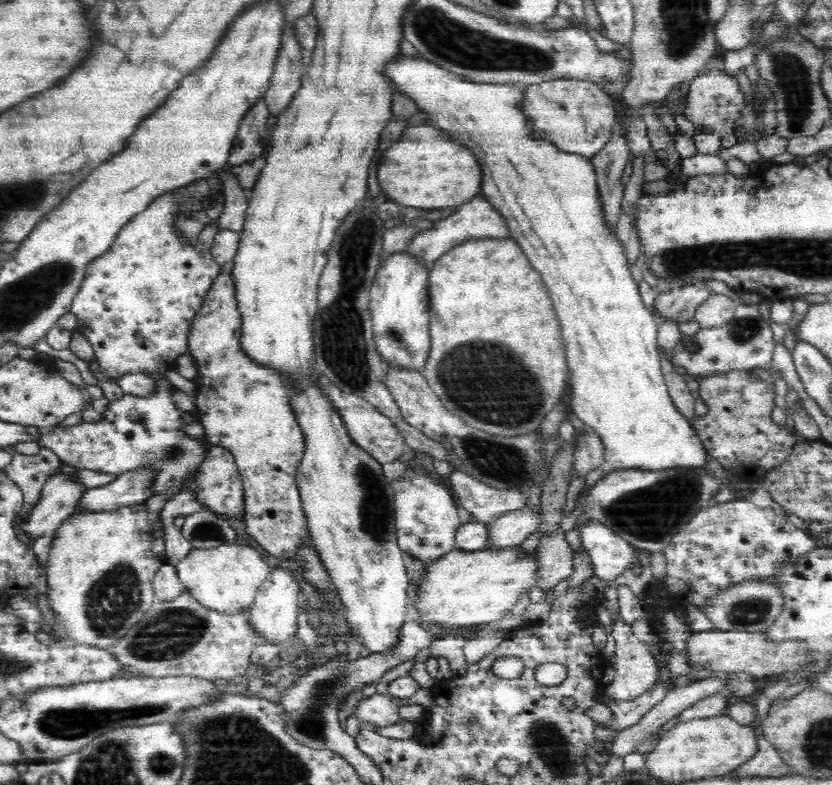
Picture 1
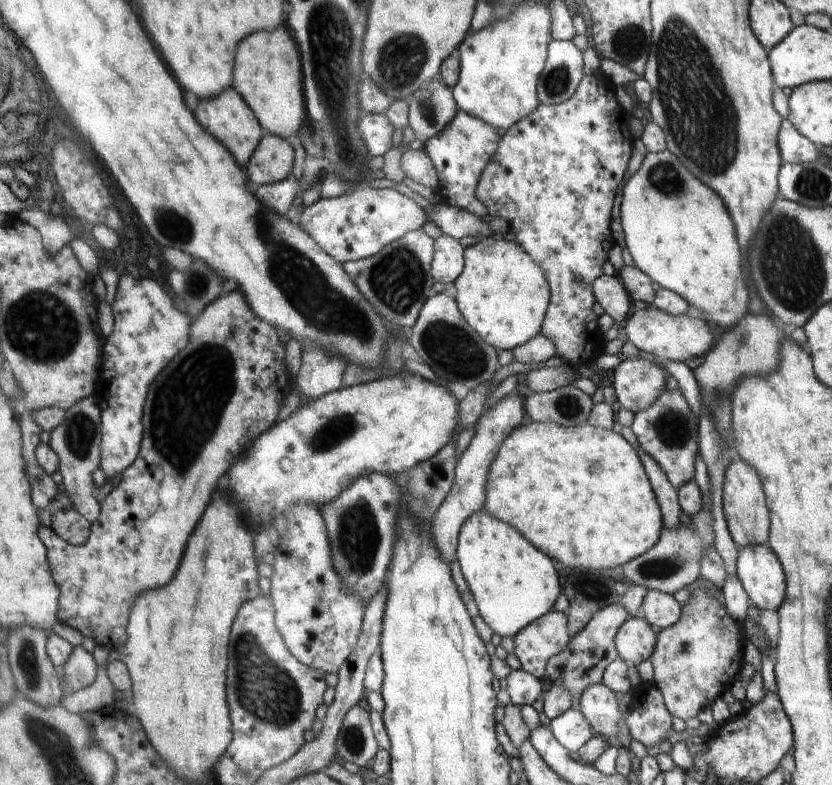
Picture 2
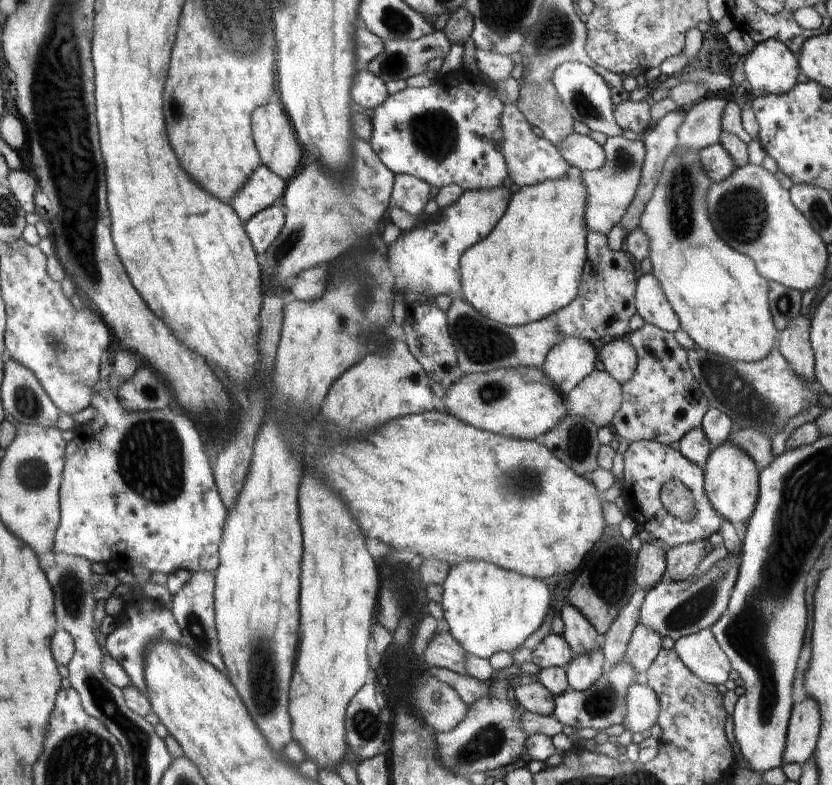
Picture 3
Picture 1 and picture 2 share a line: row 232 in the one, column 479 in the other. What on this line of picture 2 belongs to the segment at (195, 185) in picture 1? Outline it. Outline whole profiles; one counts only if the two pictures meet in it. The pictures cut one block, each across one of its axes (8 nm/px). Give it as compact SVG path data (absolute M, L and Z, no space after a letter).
M458 111L446 130L425 144L424 152L431 158L439 178L437 191L442 203L467 210L482 219L488 214L487 206L477 199L477 186L500 146L503 132L492 128L477 116Z

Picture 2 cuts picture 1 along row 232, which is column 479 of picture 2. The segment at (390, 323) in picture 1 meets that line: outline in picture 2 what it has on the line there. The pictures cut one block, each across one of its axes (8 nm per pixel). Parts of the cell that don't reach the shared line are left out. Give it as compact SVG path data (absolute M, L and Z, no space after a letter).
M517 393L506 395L496 401L477 420L475 434L466 450L457 458L454 482L448 496L441 502L438 510L430 522L430 536L441 555L447 560L456 558L457 544L461 528L468 521L470 515L482 510L486 503L486 484L492 460L502 448L504 441L516 428L521 426L524 418L524 399Z

